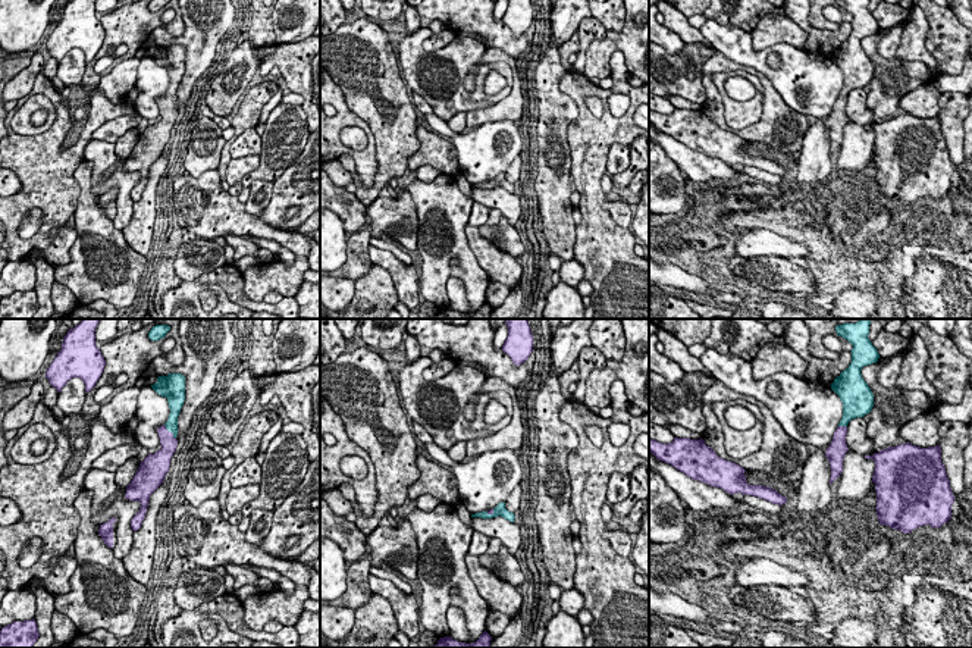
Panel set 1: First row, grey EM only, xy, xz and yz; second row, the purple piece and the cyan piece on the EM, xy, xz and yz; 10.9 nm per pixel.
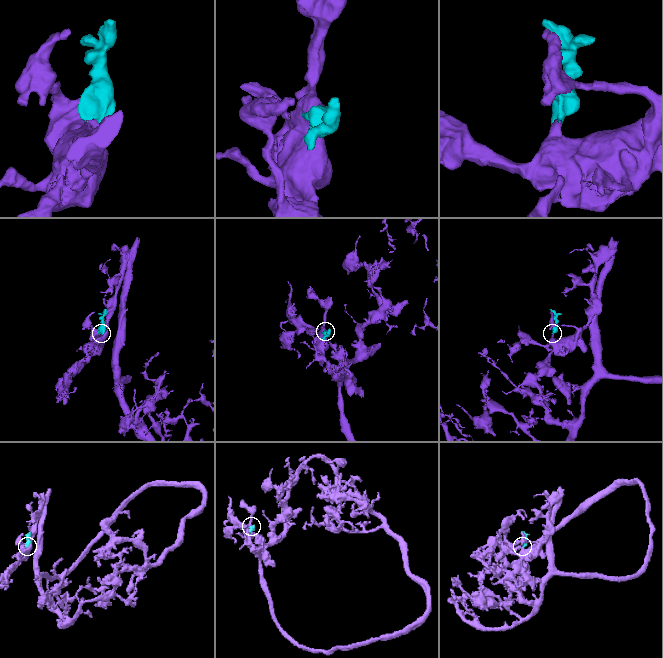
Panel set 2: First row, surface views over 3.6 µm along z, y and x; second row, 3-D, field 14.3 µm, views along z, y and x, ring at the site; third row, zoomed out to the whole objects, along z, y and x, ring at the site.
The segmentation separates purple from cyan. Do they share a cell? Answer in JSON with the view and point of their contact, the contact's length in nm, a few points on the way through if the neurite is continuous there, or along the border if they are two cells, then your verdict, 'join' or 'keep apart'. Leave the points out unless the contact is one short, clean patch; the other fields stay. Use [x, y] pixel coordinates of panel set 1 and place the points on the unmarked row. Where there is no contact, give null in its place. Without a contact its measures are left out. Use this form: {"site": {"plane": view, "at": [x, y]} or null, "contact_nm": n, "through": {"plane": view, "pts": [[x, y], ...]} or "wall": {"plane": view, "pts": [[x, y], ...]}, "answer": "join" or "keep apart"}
{"site": {"plane": "xy", "at": [171, 103]}, "contact_nm": 200, "through": {"plane": "xy", "pts": [[168, 113], [171, 103], [171, 96]]}, "answer": "join"}

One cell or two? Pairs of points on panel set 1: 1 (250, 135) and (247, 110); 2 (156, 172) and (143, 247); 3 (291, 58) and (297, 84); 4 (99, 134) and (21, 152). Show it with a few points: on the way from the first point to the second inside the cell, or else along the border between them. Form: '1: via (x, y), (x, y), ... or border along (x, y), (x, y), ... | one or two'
1: border along (254, 127), (248, 127), (235, 140) | two
2: via (149, 191), (143, 212), (143, 228) | one
3: via (294, 63), (297, 78) | one
4: border along (122, 116), (104, 121), (93, 132), (91, 138) | two

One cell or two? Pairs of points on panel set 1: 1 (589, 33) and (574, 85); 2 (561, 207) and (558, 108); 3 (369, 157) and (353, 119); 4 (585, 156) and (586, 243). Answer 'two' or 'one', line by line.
1: two
2: one
3: one
4: one

